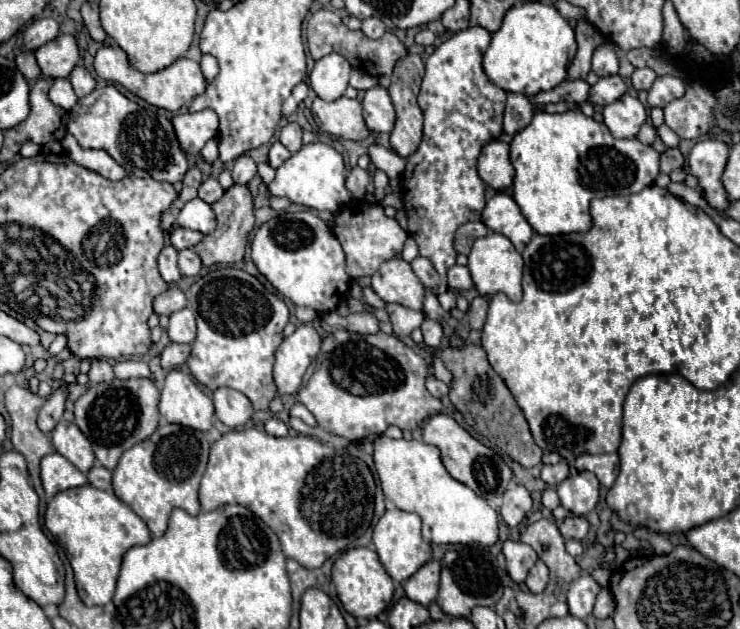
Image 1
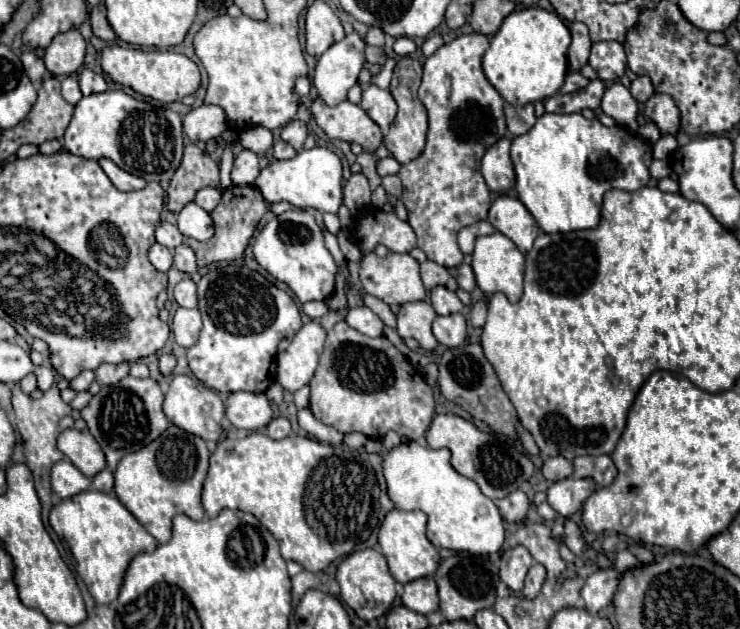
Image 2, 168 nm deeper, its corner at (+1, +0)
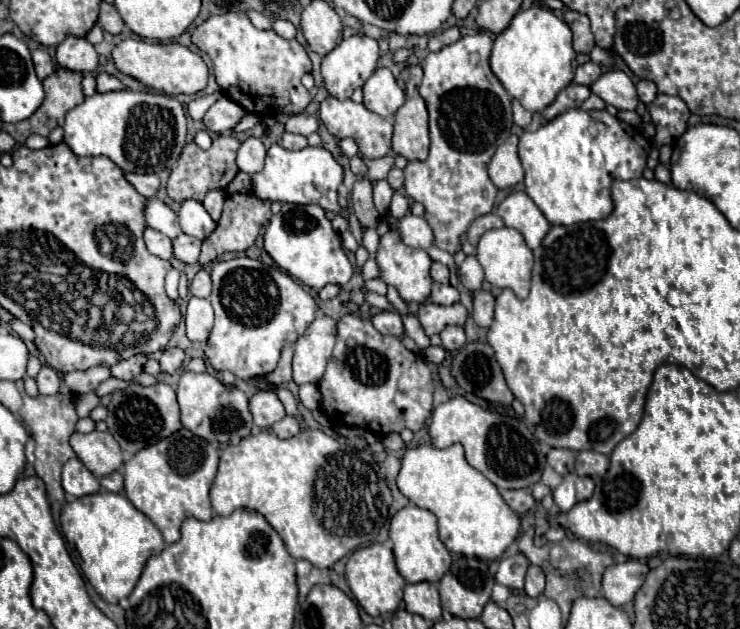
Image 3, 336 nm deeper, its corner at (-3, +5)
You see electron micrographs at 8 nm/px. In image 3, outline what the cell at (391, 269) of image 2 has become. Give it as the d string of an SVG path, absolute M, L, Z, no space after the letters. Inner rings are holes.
M390 226L390 230L380 236L380 248L378 248L378 256L376 256L376 262L380 266L380 278L394 286L400 294L400 298L404 302L426 302L428 296L430 296L430 286L432 286L432 278L430 278L430 256L426 250L416 250L416 248L410 248L402 242L400 238L400 232Z

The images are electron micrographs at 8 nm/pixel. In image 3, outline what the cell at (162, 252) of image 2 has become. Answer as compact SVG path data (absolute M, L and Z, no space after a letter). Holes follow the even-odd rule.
M146 228L144 230L144 242L148 246L148 250L164 260L170 260L172 258L172 240L164 234L160 234L158 230L154 228Z

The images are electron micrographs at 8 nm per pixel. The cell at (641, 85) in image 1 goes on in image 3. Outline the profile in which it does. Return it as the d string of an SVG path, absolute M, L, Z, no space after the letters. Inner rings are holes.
M640 80L640 82L636 84L636 90L638 90L638 98L640 98L644 104L650 104L650 102L656 98L656 94L658 94L656 86L654 86L650 80Z

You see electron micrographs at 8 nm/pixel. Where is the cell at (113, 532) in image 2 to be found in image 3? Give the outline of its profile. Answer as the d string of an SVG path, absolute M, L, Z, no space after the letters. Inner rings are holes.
M96 492L76 498L64 506L60 516L66 540L72 540L82 556L82 572L94 590L110 604L130 596L144 564L150 556L164 550L164 538L150 518L132 506L124 494Z

